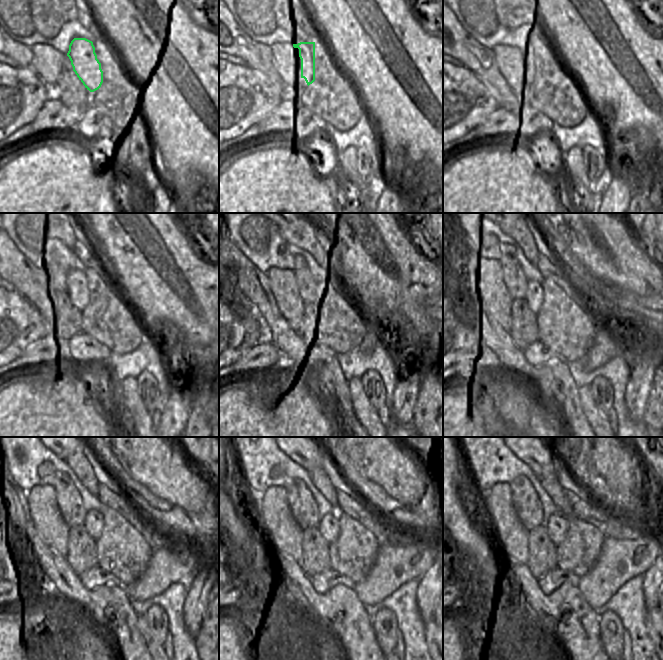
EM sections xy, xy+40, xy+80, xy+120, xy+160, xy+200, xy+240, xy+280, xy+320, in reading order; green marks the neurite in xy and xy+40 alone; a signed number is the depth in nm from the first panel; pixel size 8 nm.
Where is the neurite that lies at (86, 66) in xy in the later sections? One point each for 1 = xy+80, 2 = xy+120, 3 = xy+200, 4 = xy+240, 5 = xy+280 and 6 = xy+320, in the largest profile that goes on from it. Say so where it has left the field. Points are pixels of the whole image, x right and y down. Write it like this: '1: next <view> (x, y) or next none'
1: next xy+80 (530, 66)
2: next xy+120 (78, 291)
3: next xy+200 (534, 295)
4: next xy+240 (93, 523)
5: next xy+280 (328, 525)
6: next xy+320 (557, 525)

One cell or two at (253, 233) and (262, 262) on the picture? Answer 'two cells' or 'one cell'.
one cell

